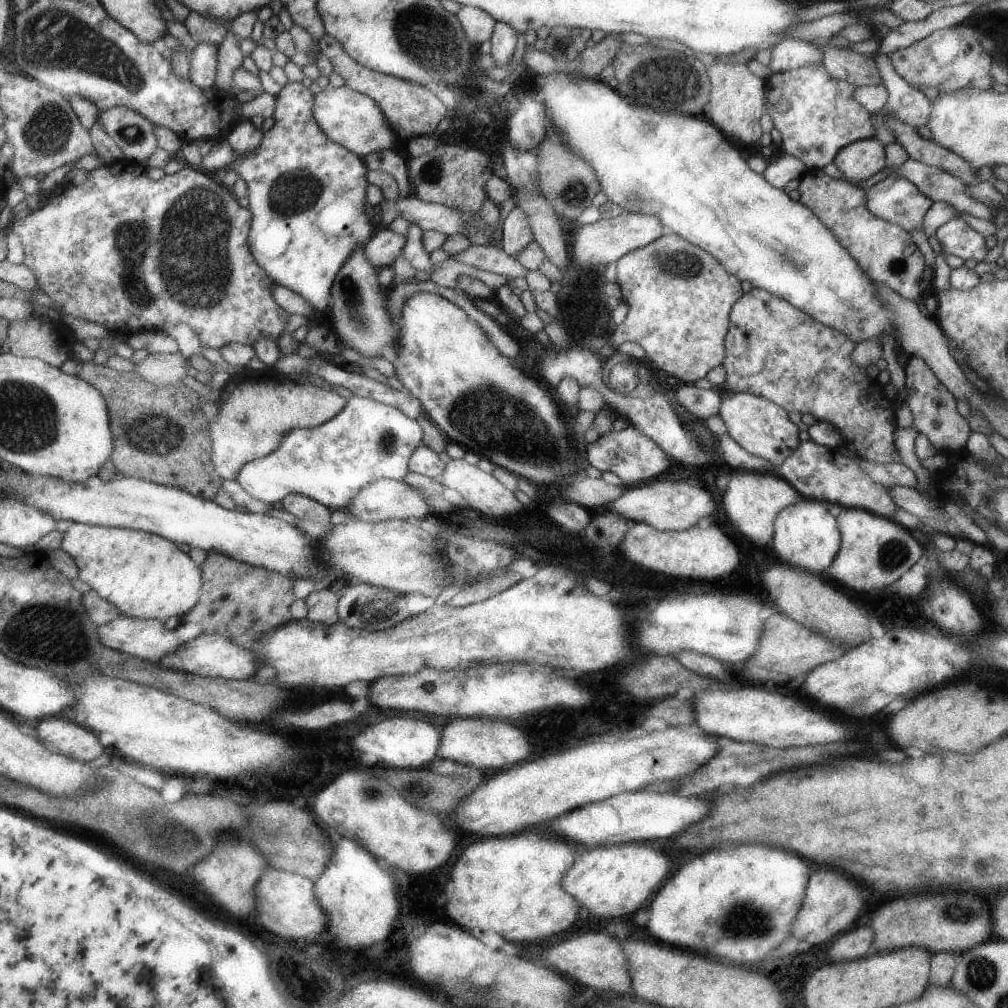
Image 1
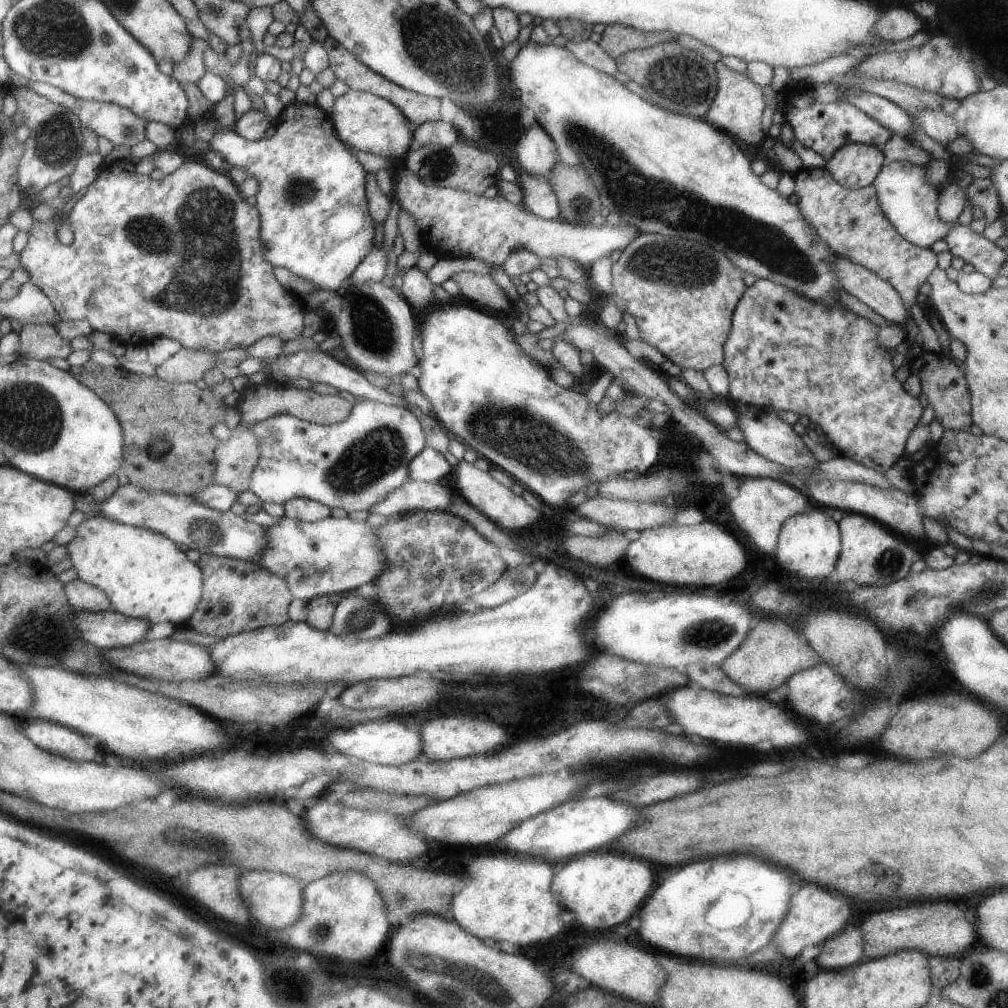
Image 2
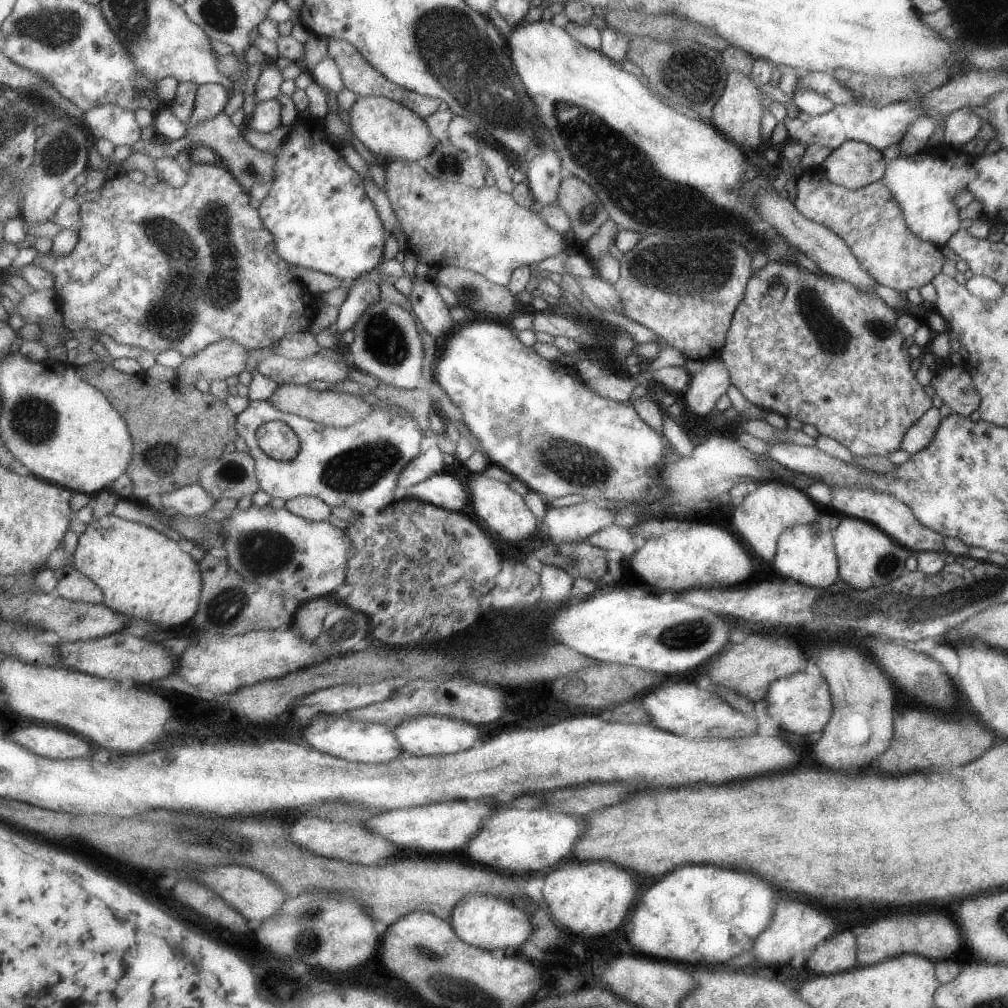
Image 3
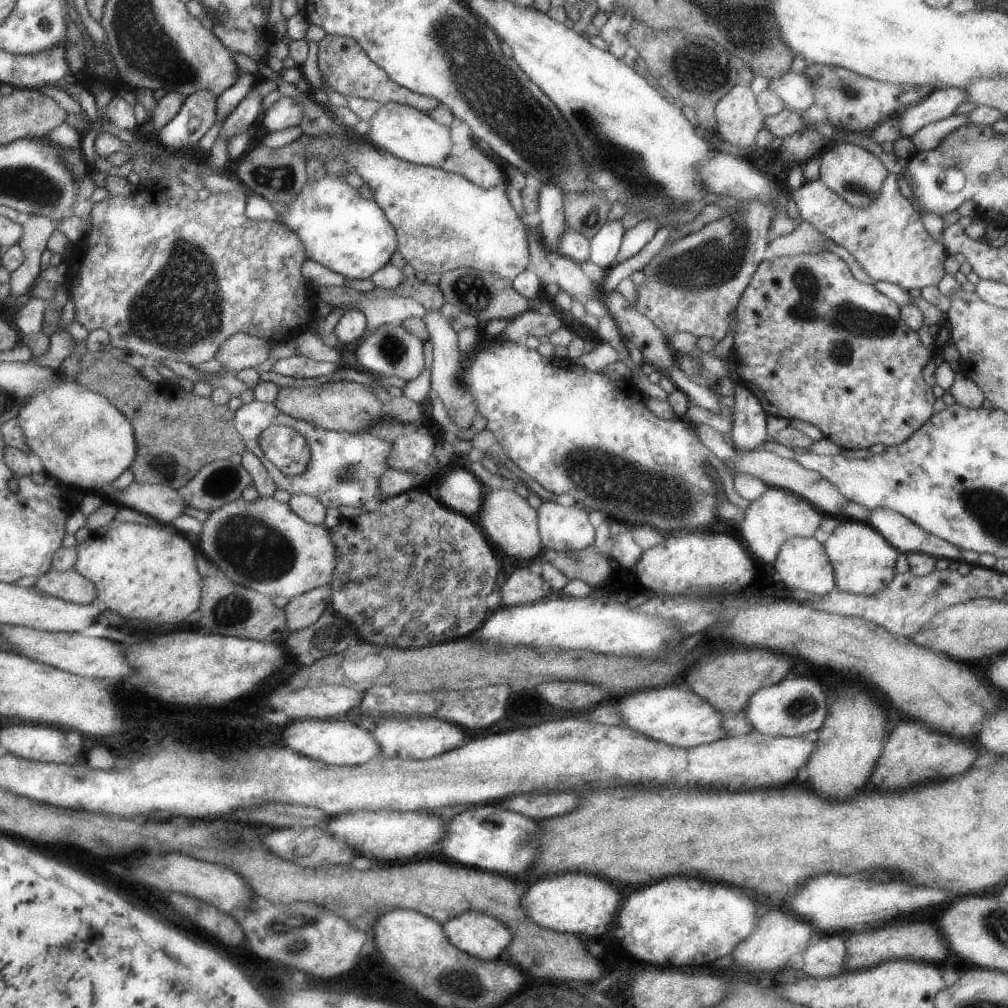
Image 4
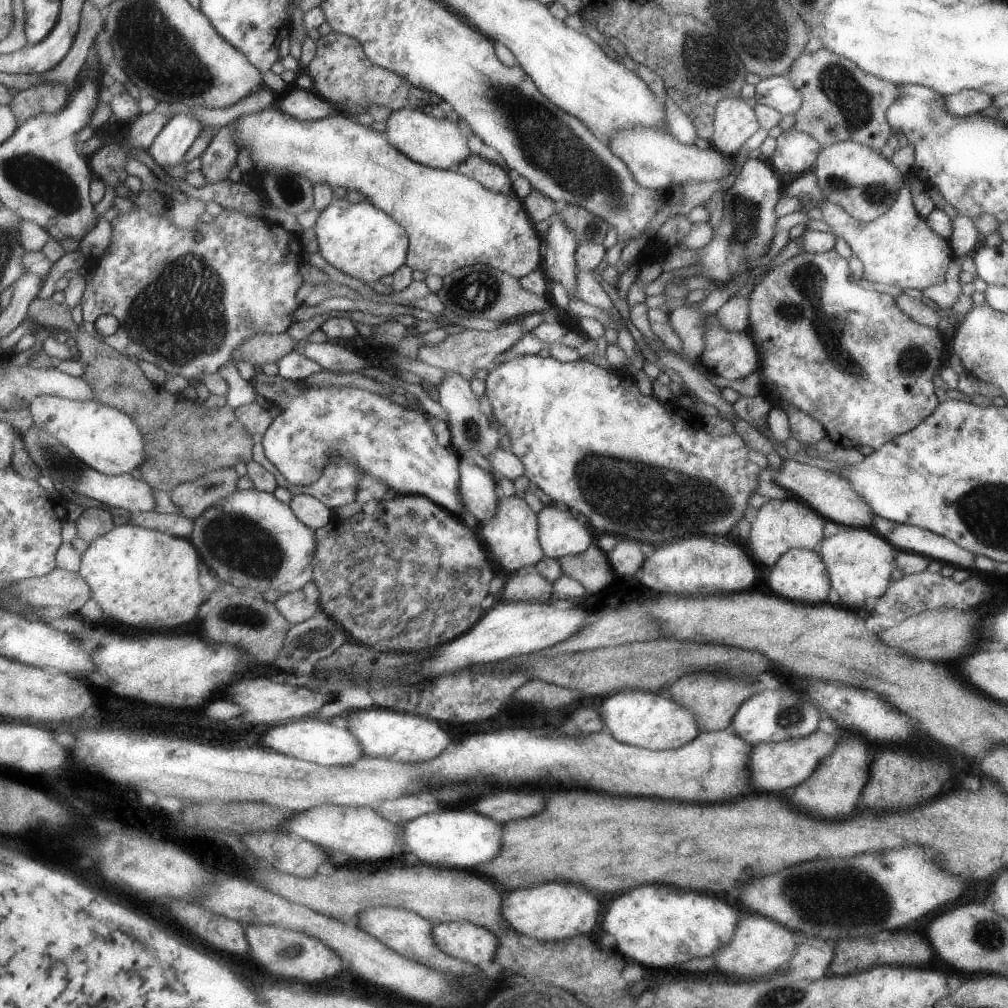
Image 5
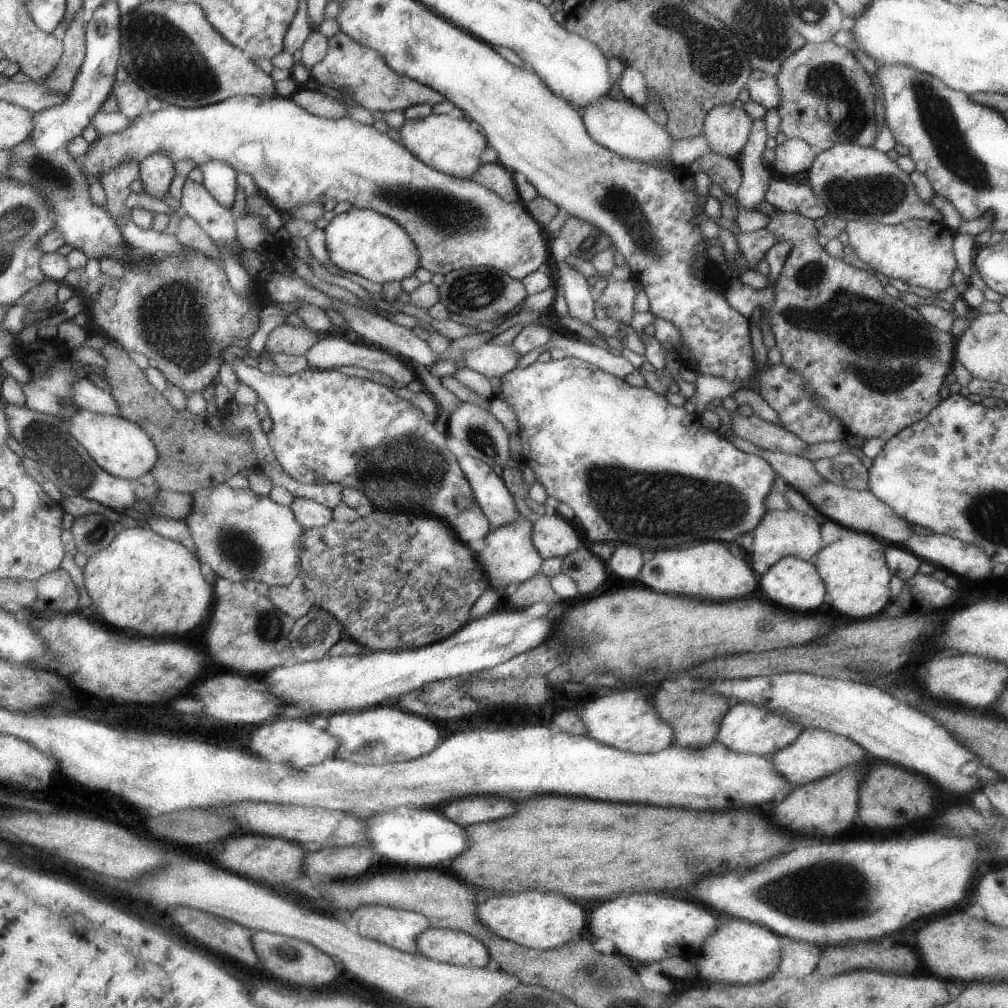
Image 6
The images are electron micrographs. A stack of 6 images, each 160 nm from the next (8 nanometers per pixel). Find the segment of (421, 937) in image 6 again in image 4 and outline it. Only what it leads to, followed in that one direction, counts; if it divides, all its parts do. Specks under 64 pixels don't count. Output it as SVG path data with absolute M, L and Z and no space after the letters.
M461 912L442 928L450 944L478 960L496 960L511 944L509 928L485 912Z

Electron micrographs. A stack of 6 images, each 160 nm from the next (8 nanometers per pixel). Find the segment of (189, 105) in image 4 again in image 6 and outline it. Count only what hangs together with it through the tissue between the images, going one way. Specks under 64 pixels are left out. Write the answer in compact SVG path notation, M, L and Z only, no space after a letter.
M159 152L144 158L138 164L137 179L141 181L141 191L138 194L146 194L163 201L175 176L174 164L167 155Z

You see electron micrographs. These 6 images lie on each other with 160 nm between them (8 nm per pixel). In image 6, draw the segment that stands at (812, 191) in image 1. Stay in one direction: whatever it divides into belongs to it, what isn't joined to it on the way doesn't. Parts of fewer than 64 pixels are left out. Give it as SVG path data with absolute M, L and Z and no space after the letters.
M909 219L896 225L880 225L879 223L864 223L861 221L846 221L843 237L849 240L856 258L865 263L866 268L877 270L888 278L898 278L908 286L929 288L934 293L941 292L951 286L951 272L958 268L952 249L956 232L945 226L943 222L929 222L923 219Z

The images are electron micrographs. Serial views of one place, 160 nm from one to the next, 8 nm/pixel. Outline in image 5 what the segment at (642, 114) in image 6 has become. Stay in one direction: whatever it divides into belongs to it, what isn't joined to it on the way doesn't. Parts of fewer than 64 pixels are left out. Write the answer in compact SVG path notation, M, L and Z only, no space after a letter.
M629 128L617 132L607 143L609 151L619 158L633 176L633 180L641 188L649 190L665 190L670 185L682 185L685 182L719 182L734 175L734 158L725 156L708 147L699 150L696 146L688 146L676 142L668 128Z

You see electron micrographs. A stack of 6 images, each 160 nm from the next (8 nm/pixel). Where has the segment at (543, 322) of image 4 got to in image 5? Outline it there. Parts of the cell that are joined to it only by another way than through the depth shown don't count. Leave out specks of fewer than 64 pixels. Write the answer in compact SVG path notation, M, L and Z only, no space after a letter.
M520 319L503 322L499 328L491 330L491 332L464 330L459 334L447 335L441 342L433 343L433 346L425 346L425 343L420 344L419 348L417 348L417 358L428 366L440 370L449 370L449 372L457 372L465 380L470 381L471 378L474 378L475 370L490 370L493 368L495 365L492 359L497 354L507 351L519 338L527 333L523 332Z

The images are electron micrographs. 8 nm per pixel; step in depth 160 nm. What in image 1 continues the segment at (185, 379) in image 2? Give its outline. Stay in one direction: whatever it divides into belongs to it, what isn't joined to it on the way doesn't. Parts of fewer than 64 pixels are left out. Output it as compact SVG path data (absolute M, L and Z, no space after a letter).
M178 351L173 354L147 354L145 358L134 364L133 372L155 387L168 386L175 382L180 382L183 376L187 375L188 360L185 359Z

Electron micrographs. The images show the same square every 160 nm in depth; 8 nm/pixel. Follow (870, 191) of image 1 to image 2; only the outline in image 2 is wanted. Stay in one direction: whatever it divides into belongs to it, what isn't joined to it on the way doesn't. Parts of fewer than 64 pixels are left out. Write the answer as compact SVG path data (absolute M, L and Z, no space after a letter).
M906 161L885 162L871 186L875 188L877 204L883 216L889 220L896 232L910 244L929 248L936 240L943 239L953 224L941 222L937 216L938 190L925 180L922 165Z

